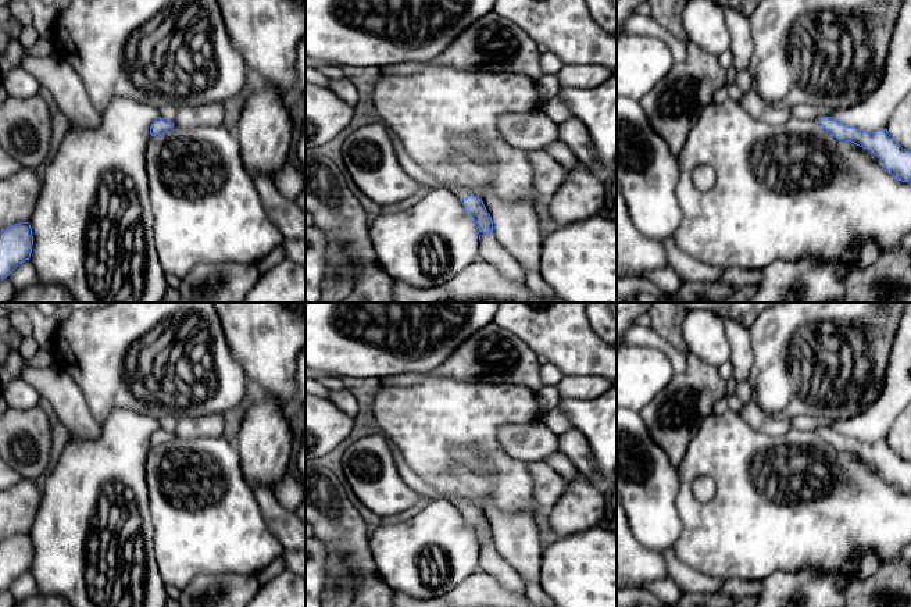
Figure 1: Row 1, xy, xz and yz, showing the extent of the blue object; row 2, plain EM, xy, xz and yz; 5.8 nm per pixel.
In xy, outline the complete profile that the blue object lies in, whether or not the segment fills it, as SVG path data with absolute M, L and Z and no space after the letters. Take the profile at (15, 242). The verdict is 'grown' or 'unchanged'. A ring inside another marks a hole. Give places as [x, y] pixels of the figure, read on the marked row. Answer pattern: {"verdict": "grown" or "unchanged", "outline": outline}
{"verdict": "unchanged", "outline": "M29 222L0 231L0 279L7 278L21 263L29 260L33 246Z"}

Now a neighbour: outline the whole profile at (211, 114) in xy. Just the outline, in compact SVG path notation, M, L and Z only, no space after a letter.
M222 103L183 106L178 108L175 125L178 128L219 126L224 125L225 110Z

